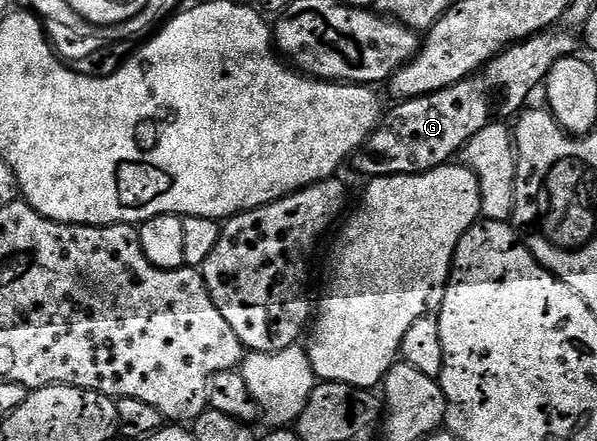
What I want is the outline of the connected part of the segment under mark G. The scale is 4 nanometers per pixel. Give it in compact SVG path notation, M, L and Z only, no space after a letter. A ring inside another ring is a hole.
M553 27L525 41L509 45L504 52L492 58L487 70L489 82L477 79L460 81L437 93L401 100L393 109L391 106L368 142L352 154L350 165L364 179L371 179L425 173L449 164L455 158L452 156L455 153L457 156L464 144L478 135L478 131L485 129L493 118L515 118L529 104L528 96L547 82L558 59L575 57L581 52L581 38L571 32L575 33L568 27ZM492 113L496 117L492 117Z

